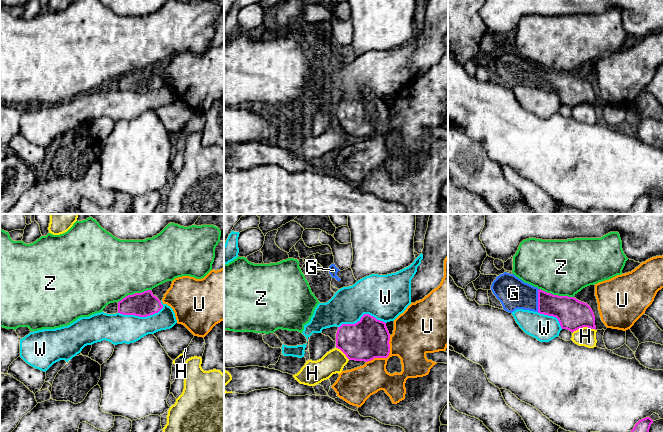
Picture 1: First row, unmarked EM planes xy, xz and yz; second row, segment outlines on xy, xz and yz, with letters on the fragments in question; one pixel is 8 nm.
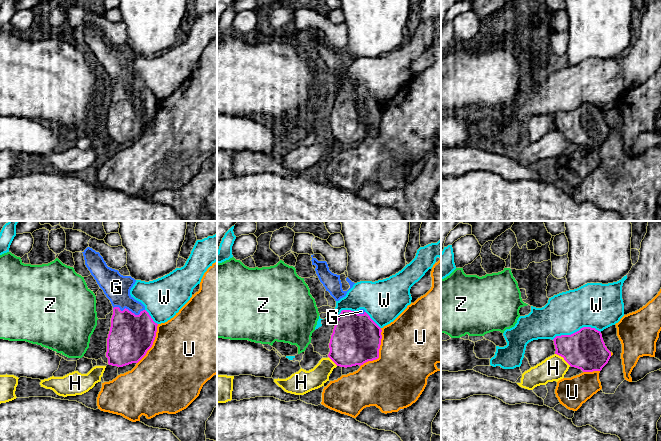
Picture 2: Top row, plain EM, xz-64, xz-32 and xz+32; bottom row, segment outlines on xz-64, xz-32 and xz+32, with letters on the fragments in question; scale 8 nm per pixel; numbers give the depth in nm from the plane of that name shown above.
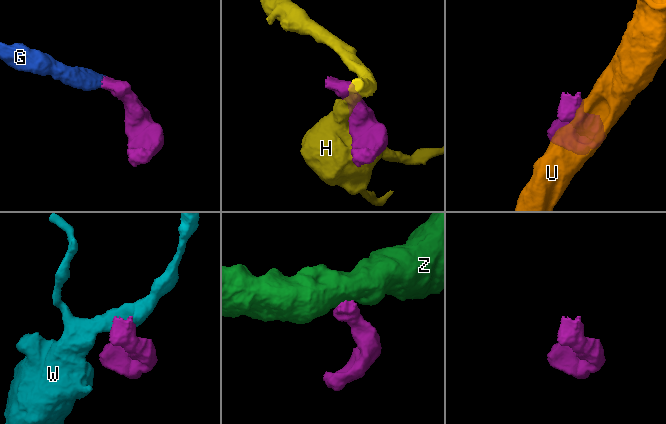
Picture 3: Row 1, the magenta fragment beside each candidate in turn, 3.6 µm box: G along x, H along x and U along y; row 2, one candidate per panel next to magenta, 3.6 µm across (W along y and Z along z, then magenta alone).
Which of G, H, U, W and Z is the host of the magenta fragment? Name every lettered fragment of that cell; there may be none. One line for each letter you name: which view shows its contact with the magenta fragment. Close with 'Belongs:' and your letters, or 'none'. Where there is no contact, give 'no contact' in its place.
G: yz
Belongs: G

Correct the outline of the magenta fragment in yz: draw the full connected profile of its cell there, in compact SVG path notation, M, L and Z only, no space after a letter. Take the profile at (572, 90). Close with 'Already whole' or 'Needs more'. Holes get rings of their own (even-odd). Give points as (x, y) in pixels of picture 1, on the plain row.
M504 48L492 58L491 66L509 89L517 85L529 86L556 93L562 105L572 109L588 103L596 106L591 83L574 73L547 69L523 58L514 50Z. Needs more

